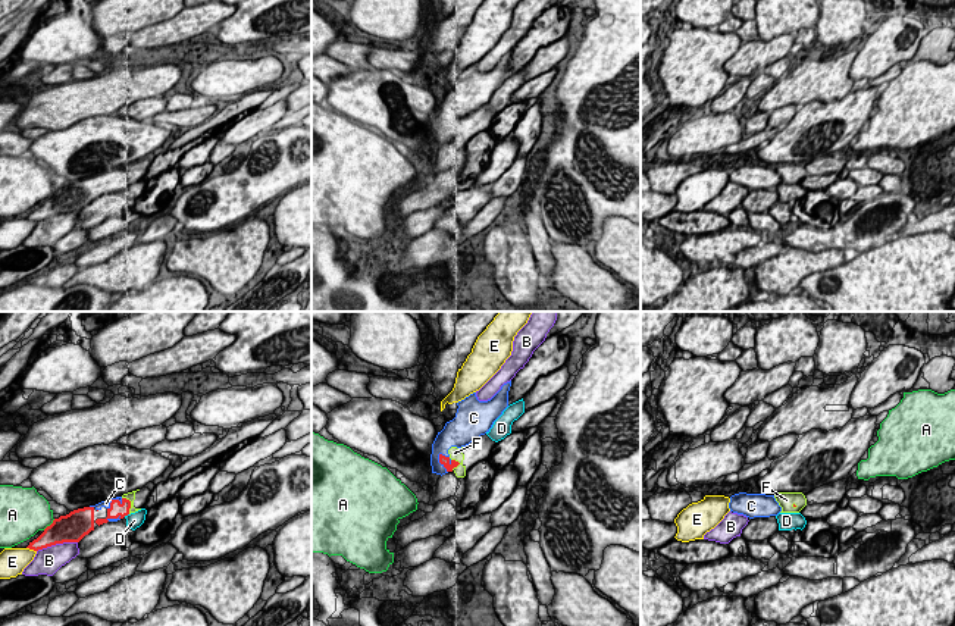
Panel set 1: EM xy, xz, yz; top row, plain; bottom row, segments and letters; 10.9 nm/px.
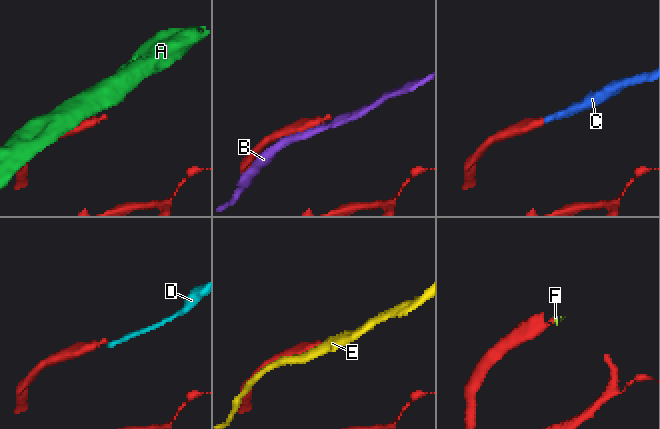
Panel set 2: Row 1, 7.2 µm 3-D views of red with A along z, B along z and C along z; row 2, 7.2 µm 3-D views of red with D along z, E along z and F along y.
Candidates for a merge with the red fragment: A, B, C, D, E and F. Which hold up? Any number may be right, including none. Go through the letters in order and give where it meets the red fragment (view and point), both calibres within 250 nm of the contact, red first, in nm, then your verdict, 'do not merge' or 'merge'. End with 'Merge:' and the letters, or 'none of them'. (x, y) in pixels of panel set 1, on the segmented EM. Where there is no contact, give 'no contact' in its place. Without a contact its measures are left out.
A: xy (50, 525) | 320/420 nm | do not merge
B: xy (56, 542) | 320/300 nm | do not merge
C: xz (441, 463) | 100/200 nm | merge
D: xy (125, 515) | 160/170 nm | do not merge
E: xy (31, 548) | 190/280 nm | do not merge
F: xy (130, 504) | 160/100 nm | do not merge
Merge: C

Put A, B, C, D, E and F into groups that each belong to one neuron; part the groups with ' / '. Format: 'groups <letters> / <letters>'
groups A / B / C / D / E / F

